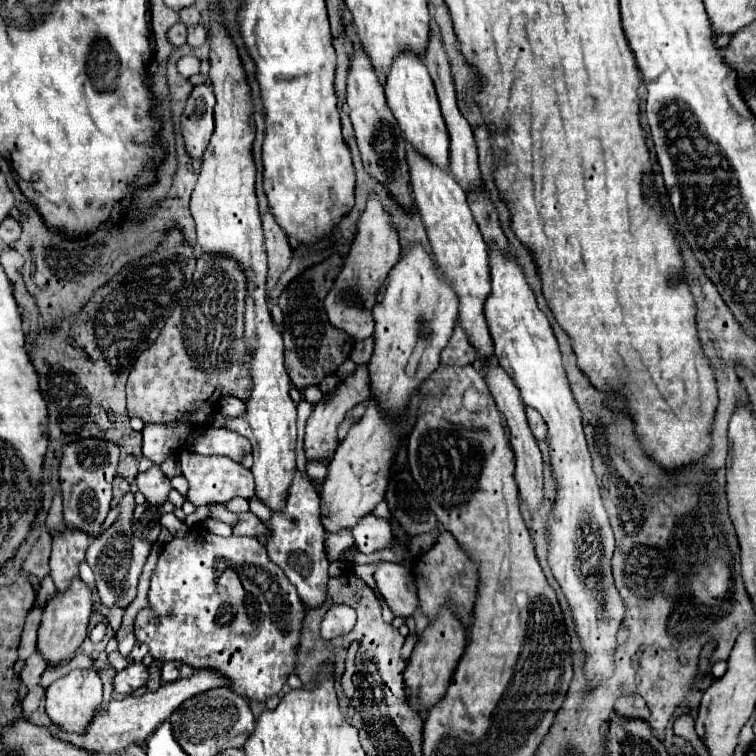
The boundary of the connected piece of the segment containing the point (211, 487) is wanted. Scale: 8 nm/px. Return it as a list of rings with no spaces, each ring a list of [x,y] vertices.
[[[181,451],[179,453],[179,463],[183,469],[183,477],[189,481],[189,493],[187,499],[195,505],[207,505],[213,501],[225,503],[233,497],[245,497],[249,499],[253,495],[253,475],[249,469],[245,469],[241,463],[231,461],[229,457],[203,457],[197,453],[189,453],[189,451]]]

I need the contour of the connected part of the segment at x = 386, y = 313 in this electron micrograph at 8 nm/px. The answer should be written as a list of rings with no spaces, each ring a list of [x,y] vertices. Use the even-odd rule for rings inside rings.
[[[415,243],[391,269],[383,299],[375,305],[373,317],[375,351],[369,361],[371,391],[377,393],[377,401],[381,401],[389,413],[397,413],[397,407],[401,409],[401,405],[409,401],[409,393],[413,393],[413,389],[439,367],[439,355],[459,319],[459,299],[451,283],[439,273],[431,253]],[[411,357],[419,357],[419,363],[409,375],[407,365]]]

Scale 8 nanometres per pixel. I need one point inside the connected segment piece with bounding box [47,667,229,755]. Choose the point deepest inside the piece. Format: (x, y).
(129, 721)

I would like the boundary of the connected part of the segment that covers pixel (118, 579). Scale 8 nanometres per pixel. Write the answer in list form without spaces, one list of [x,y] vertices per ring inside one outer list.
[[[125,493],[119,501],[119,517],[117,521],[105,529],[99,537],[93,539],[93,543],[87,547],[87,563],[91,565],[95,573],[97,591],[101,595],[101,603],[105,607],[121,607],[125,609],[137,593],[137,581],[141,575],[141,569],[149,557],[149,551],[153,543],[145,541],[141,535],[133,531],[133,513],[135,513],[135,499],[133,493]]]

